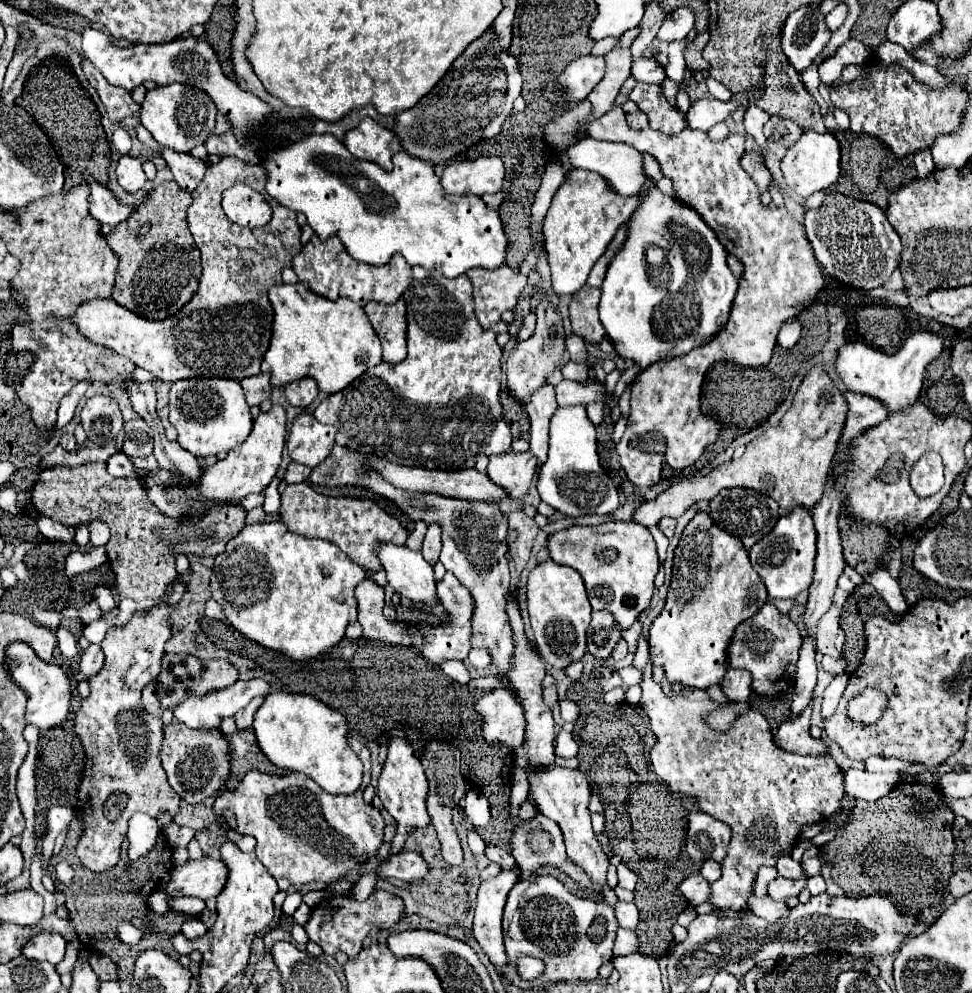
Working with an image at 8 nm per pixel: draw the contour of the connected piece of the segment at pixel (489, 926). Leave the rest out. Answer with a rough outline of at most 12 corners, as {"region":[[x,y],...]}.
{"region":[[501,871],[477,893],[473,937],[499,973],[509,963],[501,917],[519,871]]}

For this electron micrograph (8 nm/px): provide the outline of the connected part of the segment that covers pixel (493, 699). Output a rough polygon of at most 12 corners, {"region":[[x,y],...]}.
{"region":[[509,689],[475,703],[487,743],[523,745],[525,717]]}

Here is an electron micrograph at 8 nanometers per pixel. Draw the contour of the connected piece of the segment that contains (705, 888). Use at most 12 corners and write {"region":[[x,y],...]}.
{"region":[[701,875],[679,885],[693,905],[711,899],[711,885]]}

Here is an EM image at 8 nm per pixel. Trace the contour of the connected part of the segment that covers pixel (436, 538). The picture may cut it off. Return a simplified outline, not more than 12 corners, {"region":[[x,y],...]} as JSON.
{"region":[[433,523],[423,539],[423,557],[439,561],[441,527]]}

